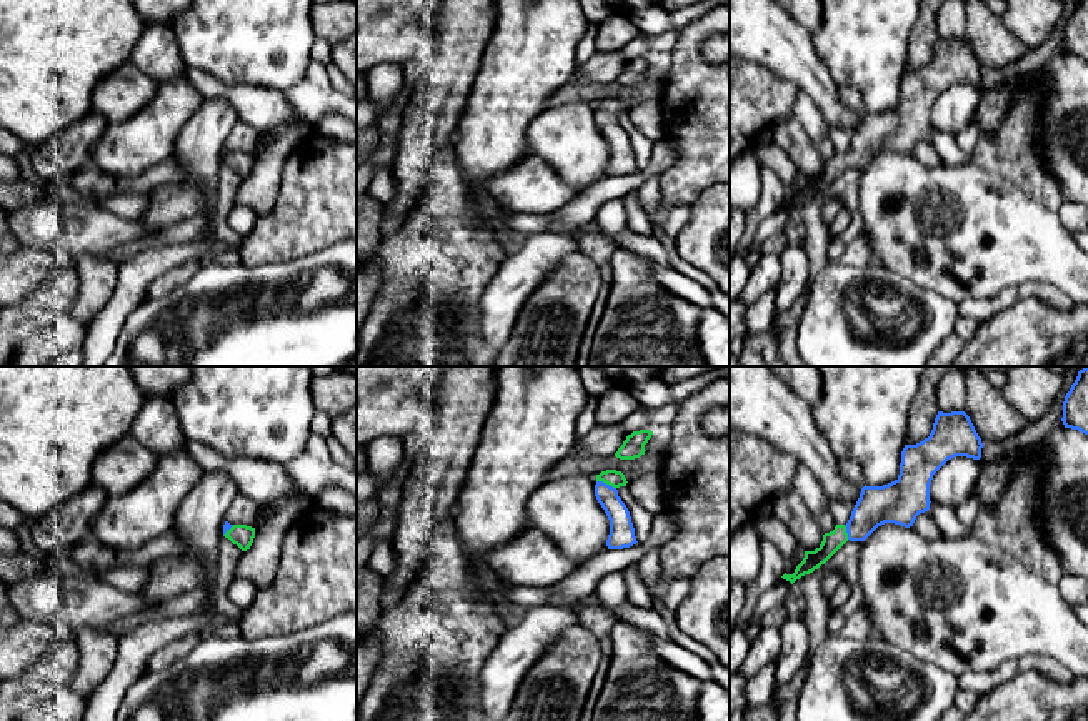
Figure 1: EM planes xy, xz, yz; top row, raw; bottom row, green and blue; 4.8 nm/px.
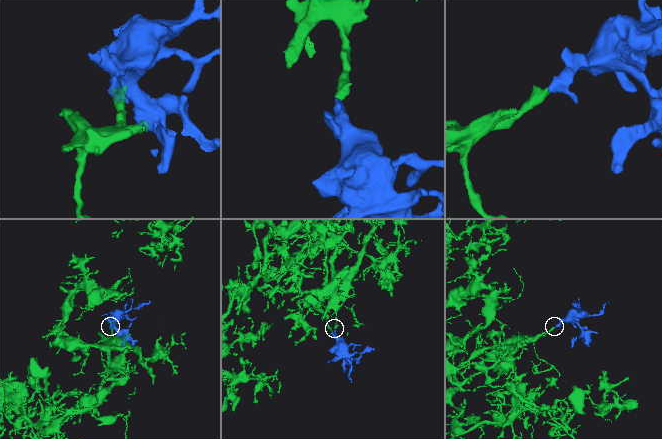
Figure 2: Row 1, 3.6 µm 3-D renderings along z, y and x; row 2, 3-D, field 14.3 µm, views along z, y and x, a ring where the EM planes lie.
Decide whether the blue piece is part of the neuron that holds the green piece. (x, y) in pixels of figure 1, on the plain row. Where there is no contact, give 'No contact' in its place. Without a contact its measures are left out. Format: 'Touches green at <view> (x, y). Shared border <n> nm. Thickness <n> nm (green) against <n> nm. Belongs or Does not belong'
Touches green at xz (607, 110). Shared border 100 nm. Thickness 80 nm (green) against 120 nm. Belongs

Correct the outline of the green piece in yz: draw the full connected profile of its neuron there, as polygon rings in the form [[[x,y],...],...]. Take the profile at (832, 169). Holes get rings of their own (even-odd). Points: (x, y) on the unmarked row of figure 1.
[[[938,38],[928,65],[905,72],[900,102],[883,113],[863,113],[846,152],[823,162],[815,178],[805,178],[793,201],[781,205],[791,211],[825,191],[848,167],[865,168],[878,153],[895,150],[913,153],[916,143],[930,137],[933,102],[951,85],[981,85],[981,65],[965,38]]]

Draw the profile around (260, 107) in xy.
[[[187,67],[185,75],[205,98],[227,98],[235,110],[238,122],[253,127],[260,133],[283,123],[305,120],[290,105],[282,90],[248,83],[230,85],[220,82],[212,73],[193,67]]]

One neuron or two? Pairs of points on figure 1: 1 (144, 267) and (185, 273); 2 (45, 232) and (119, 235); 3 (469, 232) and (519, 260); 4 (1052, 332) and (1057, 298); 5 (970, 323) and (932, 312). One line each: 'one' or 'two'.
1: two
2: one
3: two
4: two
5: two

